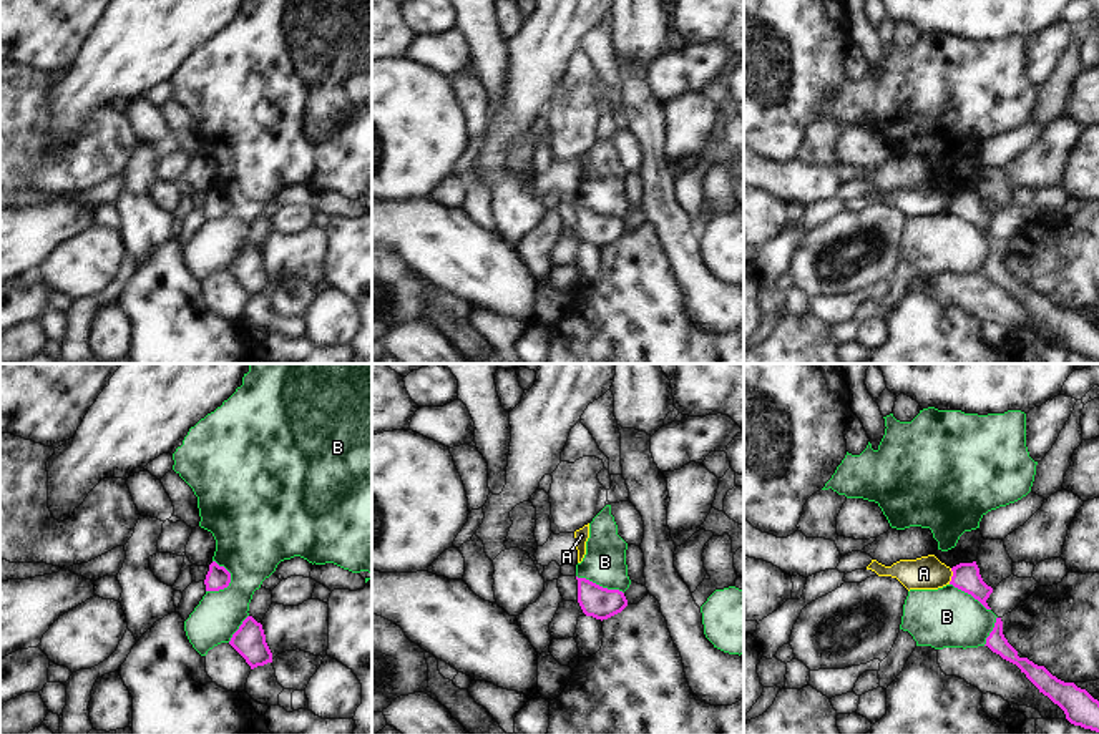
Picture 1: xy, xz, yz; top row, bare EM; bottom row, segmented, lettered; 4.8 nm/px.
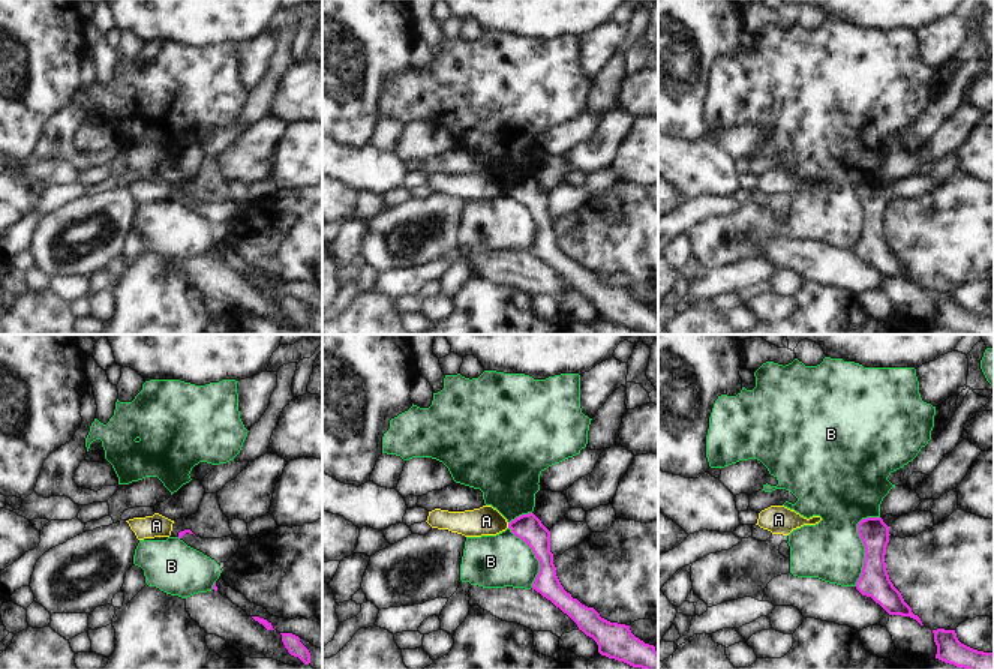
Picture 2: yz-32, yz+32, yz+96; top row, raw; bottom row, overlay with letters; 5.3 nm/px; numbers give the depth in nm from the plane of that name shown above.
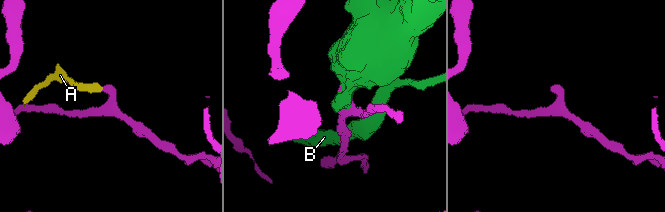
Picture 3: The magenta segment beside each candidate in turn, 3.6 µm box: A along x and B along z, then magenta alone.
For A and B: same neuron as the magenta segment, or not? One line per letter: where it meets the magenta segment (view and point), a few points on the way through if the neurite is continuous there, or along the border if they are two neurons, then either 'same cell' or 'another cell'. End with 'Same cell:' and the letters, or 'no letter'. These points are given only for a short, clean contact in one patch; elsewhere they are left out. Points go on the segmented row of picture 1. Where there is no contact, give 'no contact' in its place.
A: yz (952, 577) | along yz (952, 568), (948, 583) | another cell
B: xy (229, 582) | another cell
Same cell: no letter

